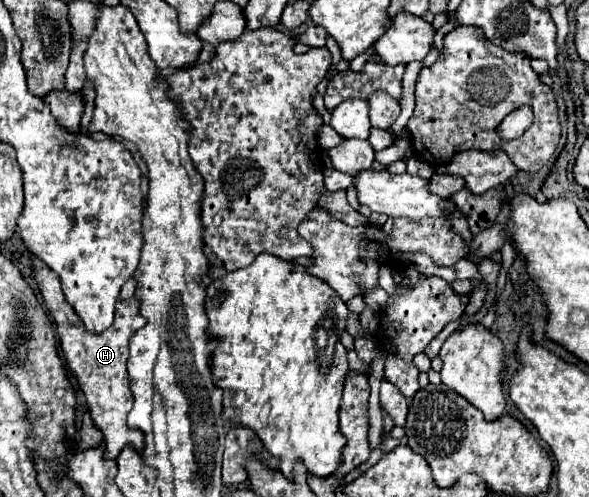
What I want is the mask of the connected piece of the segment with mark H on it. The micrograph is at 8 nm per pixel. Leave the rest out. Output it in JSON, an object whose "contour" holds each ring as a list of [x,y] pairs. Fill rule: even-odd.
{"contour":[[[33,259],[33,267],[37,273],[35,281],[41,289],[45,307],[57,325],[57,335],[61,341],[67,369],[73,373],[73,377],[79,383],[79,389],[85,393],[87,409],[89,409],[89,415],[91,415],[95,427],[103,433],[105,459],[117,459],[125,447],[133,447],[137,453],[141,453],[143,435],[131,435],[131,427],[127,425],[127,415],[129,415],[131,403],[133,403],[129,375],[127,375],[129,339],[137,329],[141,329],[147,323],[145,317],[139,313],[139,299],[133,297],[127,301],[119,301],[113,325],[107,331],[103,331],[101,335],[93,335],[91,331],[85,331],[81,327],[81,319],[77,319],[77,313],[65,301],[57,275],[53,275],[53,271],[49,271],[47,267],[41,267],[41,263],[37,263],[35,259]]]}

